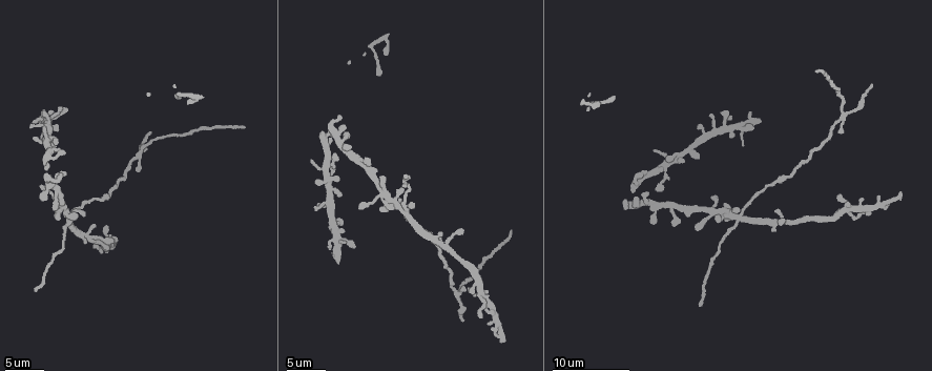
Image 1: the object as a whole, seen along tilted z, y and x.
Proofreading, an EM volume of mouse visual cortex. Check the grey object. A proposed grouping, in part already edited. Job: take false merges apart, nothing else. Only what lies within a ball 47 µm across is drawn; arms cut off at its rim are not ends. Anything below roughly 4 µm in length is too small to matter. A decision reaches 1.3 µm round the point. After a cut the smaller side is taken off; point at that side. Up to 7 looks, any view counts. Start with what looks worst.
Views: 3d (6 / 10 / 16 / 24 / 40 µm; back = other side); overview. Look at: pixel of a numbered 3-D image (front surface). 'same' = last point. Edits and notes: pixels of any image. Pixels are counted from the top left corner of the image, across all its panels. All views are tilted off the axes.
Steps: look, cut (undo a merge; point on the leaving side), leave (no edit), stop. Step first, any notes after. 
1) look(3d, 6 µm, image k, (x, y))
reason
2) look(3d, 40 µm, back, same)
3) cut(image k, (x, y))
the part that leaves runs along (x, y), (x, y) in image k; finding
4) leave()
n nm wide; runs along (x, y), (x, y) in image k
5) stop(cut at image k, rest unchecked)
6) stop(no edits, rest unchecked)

look(3d, 10 µm, image 1, (742, 215))
four arms meet

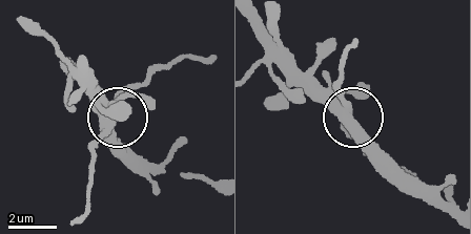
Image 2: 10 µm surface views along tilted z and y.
leave()
side arm 24 µm; 4 arms; continuous, no second cell

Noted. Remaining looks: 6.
look(3d, 10 µm, image 1, (140, 154))
three arms meet

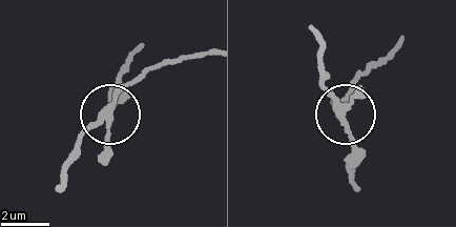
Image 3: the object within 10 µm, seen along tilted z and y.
cut(image 3, (108, 146))
side arm 6 µm; 3 arms; two cells meet here

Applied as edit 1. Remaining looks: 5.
look(overview)
redraw

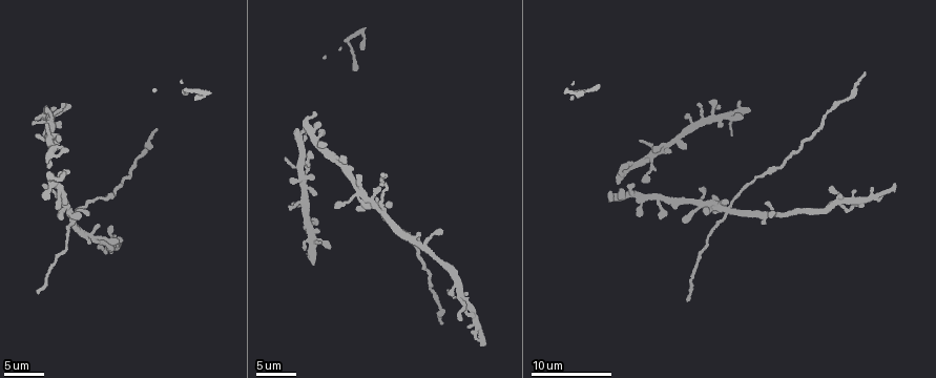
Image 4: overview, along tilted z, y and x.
look(3d, 16 µm, image 4, (426, 242))
looks like a crossing

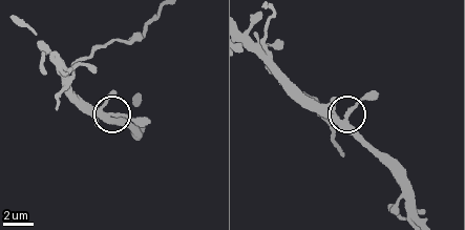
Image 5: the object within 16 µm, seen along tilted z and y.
leave()
runs along (247, 44), (301, 93), (329, 112), (343, 114), (372, 93) in image 5; all the same cell

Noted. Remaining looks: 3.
look(3d, 16 µm, image 4, (460, 296))
thin arm on a thick one

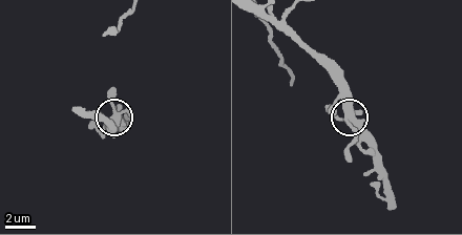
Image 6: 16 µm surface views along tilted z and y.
look(3d, 16 µm, back, image 6, (350, 120))

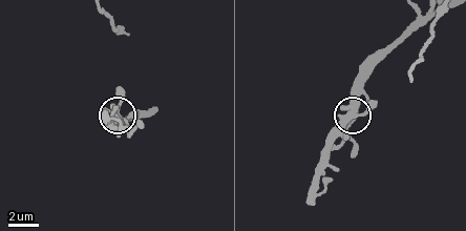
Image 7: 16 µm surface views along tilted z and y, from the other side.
leave()
5 arms; continuous, no second cell

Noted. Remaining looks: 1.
stop(cut at image 3, rest unchecked)

